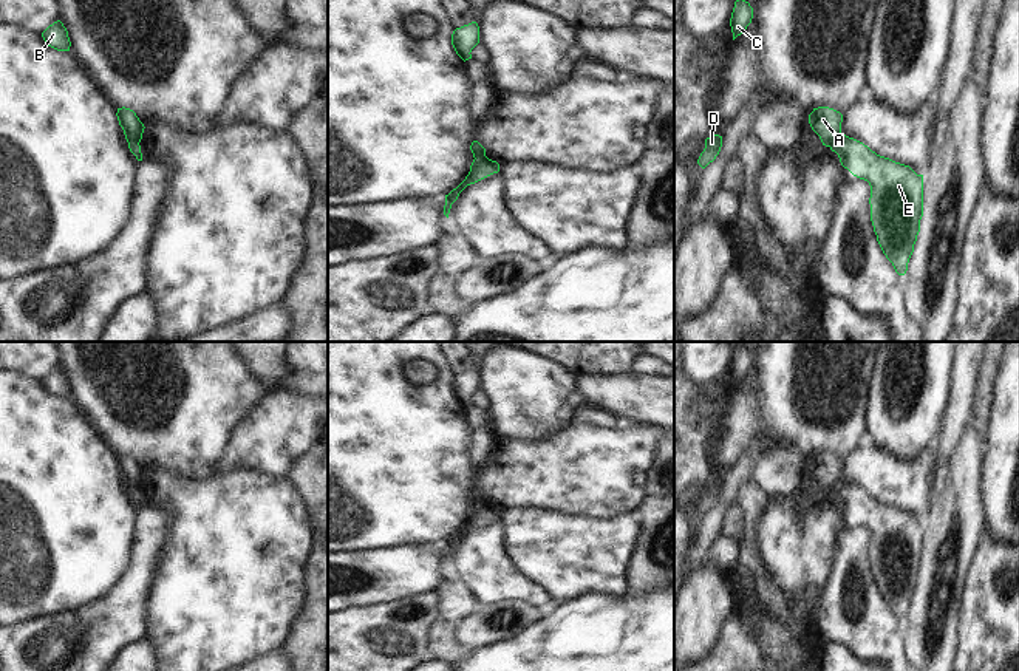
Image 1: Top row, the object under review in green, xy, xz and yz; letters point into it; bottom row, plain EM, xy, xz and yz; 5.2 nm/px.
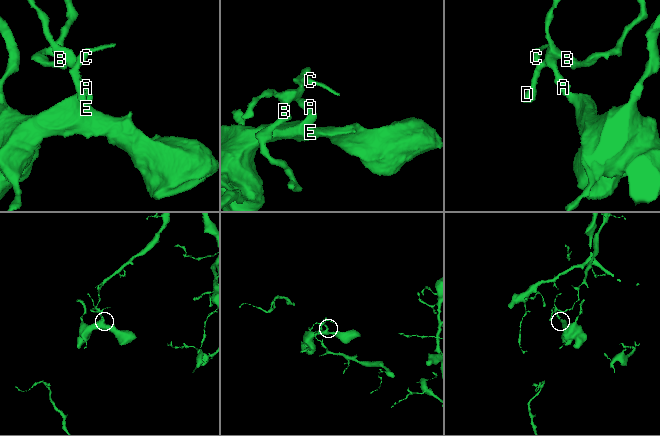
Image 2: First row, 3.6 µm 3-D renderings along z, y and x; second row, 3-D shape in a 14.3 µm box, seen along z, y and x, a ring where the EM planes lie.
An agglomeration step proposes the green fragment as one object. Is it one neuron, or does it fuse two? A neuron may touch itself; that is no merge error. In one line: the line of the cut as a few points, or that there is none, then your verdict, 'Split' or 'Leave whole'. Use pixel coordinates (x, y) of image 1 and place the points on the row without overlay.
Split along yz (841, 480), (829, 492). Split.

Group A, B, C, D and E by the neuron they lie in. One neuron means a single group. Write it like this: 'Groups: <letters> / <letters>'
Groups: A B C D / E.

